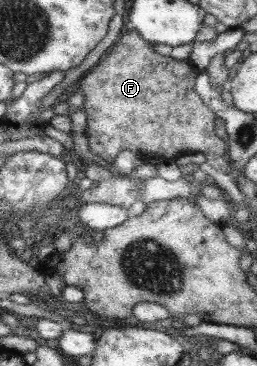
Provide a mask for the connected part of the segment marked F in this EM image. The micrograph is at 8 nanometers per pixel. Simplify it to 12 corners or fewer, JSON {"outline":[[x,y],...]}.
{"outline":[[125,31],[76,83],[89,151],[226,154],[199,74]]}

